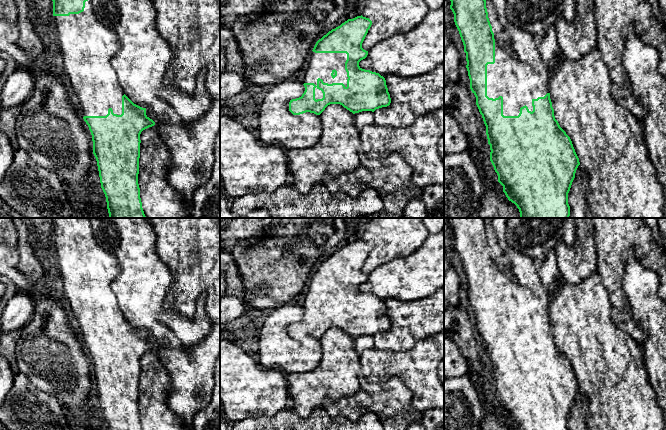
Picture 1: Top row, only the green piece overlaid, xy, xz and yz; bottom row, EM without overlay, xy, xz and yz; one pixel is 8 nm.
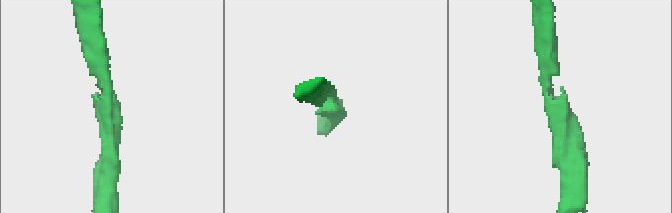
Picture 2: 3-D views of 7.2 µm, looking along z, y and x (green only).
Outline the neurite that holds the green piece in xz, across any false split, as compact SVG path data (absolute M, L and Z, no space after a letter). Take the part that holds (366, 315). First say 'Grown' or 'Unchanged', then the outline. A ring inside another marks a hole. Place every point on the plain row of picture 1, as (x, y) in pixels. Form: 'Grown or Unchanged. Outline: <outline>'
Grown. Outline: M357 240L332 253L316 266L305 288L305 315L301 321L289 326L289 335L293 339L306 336L320 339L330 328L340 328L353 338L374 336L390 329L391 322L385 302L359 290L359 286L368 279L368 275L362 272L362 267L371 249L369 242Z

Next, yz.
Grown. Outline: M450 218L450 233L454 238L454 246L459 255L461 264L464 269L464 276L466 277L467 295L470 303L470 313L476 321L476 329L482 339L484 348L486 350L486 359L488 368L490 369L490 385L494 391L495 396L498 399L498 406L503 410L503 416L509 425L514 427L516 430L569 430L568 428L568 417L570 415L572 406L575 402L575 397L580 389L579 382L575 376L572 365L566 356L560 351L558 345L554 340L554 333L549 317L549 302L550 295L546 286L543 285L538 274L539 264L536 263L531 257L524 253L512 249L506 240L506 222L507 218L494 218L492 226L495 230L499 255L494 257L492 250L488 242L488 236L486 232L486 224L484 218ZM502 266L509 266L511 268L514 281L506 276L502 271Z

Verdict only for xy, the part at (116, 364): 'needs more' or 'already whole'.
needs more

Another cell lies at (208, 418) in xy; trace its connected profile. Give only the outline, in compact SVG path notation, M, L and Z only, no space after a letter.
M220 355L214 368L214 389L211 401L194 417L192 430L220 430Z

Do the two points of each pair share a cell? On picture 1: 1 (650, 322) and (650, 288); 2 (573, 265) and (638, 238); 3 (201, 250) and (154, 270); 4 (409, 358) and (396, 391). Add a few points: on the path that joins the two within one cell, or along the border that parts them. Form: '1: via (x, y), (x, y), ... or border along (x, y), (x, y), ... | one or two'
1: via (650, 314), (650, 296) | one
2: border along (594, 233), (598, 270) | two
3: border along (155, 243), (157, 255), (173, 276), (171, 287) | two
4: border along (382, 384), (399, 377), (412, 392), (412, 400) | two

